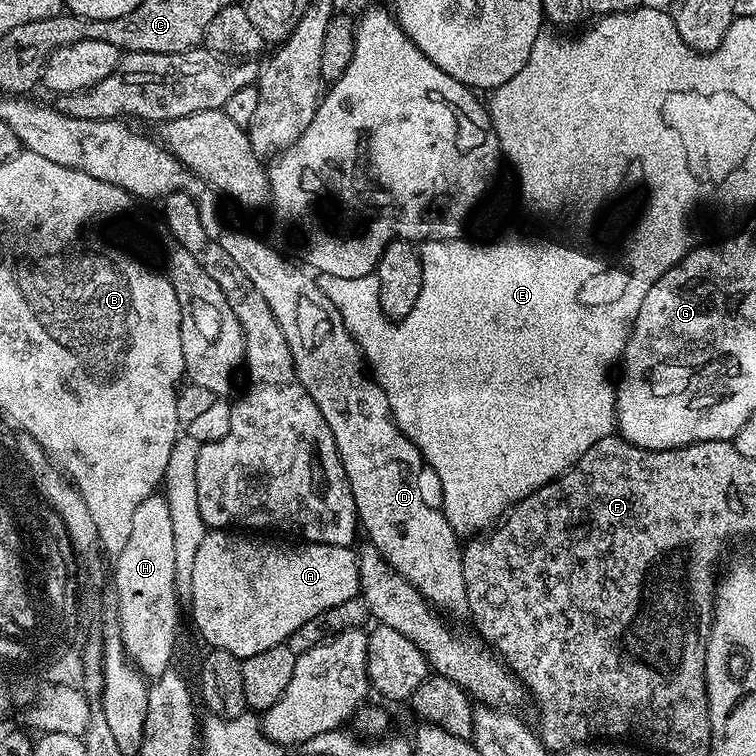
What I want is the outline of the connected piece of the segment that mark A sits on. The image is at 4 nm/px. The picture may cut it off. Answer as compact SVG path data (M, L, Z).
M208 530L202 538L202 546L198 546L198 554L194 558L194 574L192 575L192 620L196 623L196 628L200 631L200 636L205 640L208 648L218 650L230 650L241 660L247 662L251 656L262 654L262 650L270 650L270 646L281 646L310 618L318 618L326 610L334 606L342 606L342 602L350 602L357 599L360 590L360 561L357 553L352 548L342 546L330 546L329 544L310 544L307 542L288 542L292 544L279 544L276 538L261 538L256 534L237 534L232 530Z

